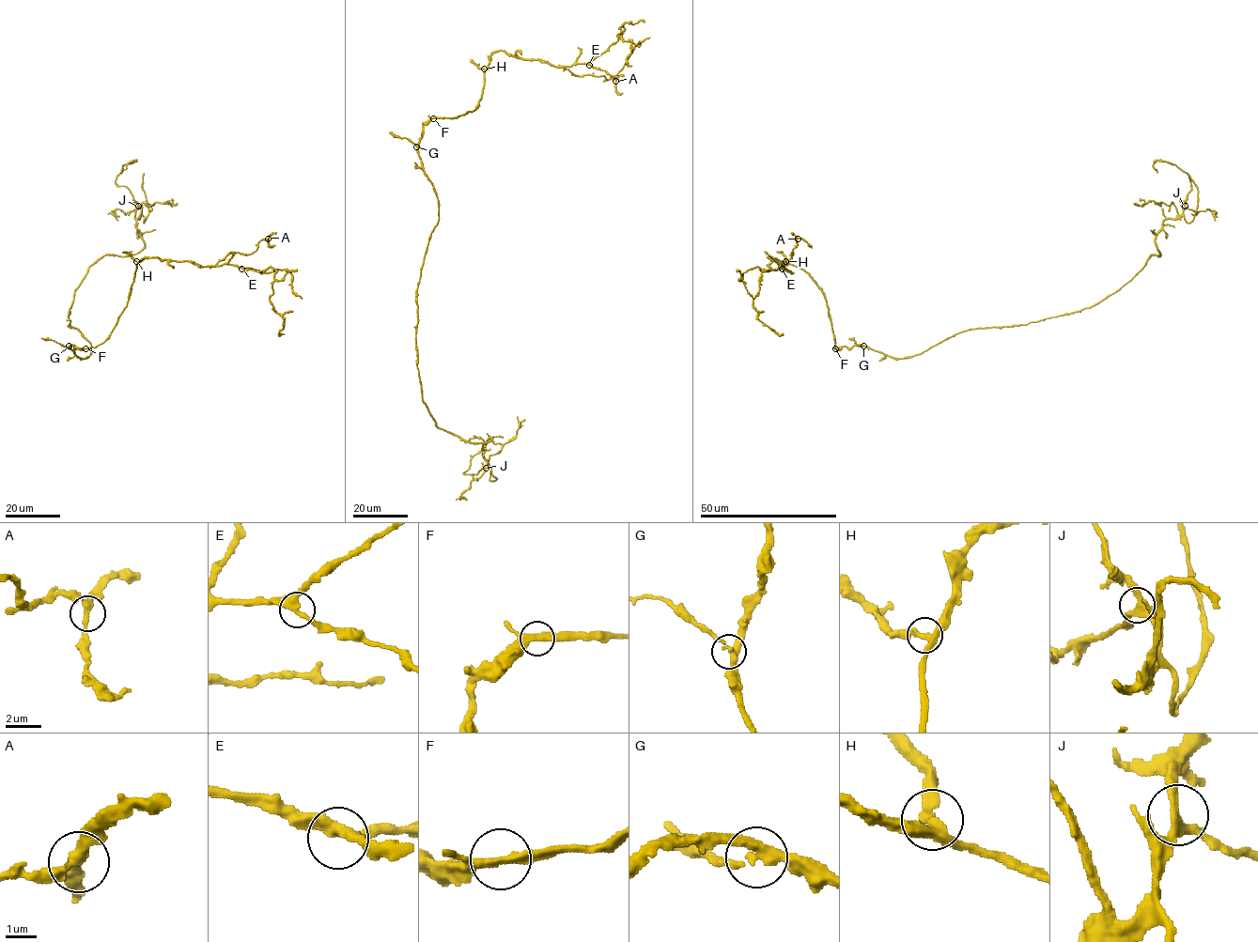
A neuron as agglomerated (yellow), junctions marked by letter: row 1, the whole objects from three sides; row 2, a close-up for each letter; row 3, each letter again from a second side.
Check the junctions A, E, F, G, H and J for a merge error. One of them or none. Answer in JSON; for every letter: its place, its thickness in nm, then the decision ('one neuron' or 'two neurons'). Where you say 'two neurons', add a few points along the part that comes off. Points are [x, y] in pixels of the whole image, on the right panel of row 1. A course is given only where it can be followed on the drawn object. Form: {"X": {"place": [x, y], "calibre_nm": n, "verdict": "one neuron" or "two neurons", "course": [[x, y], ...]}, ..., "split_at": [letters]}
{"A": {"place": [798, 239], "calibre_nm": 280, "verdict": "one neuron"}, "E": {"place": [782, 269], "calibre_nm": 320, "verdict": "one neuron"}, "F": {"place": [835, 348], "calibre_nm": 280, "verdict": "one neuron"}, "G": {"place": [863, 346], "calibre_nm": 280, "verdict": "one neuron"}, "H": {"place": [785, 261], "calibre_nm": 280, "verdict": "one neuron"}, "J": {"place": [1185, 206], "calibre_nm": 260, "verdict": "one neuron"}, "split_at": []}

